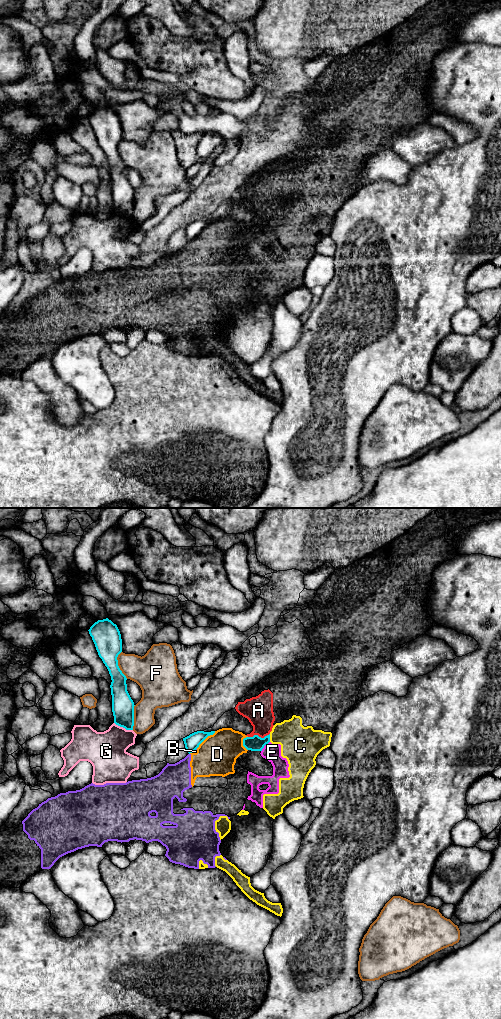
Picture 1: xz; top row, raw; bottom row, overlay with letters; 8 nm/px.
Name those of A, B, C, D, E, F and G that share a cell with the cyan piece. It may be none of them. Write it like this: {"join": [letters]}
{"join": []}

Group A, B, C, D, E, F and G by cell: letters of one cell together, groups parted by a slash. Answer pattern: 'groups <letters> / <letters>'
groups A B C D E / F / G

